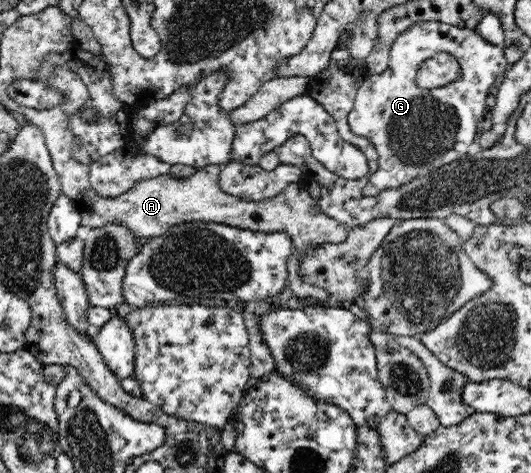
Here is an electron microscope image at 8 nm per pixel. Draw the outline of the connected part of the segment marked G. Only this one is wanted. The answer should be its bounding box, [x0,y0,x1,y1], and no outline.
[347,21,508,197]

